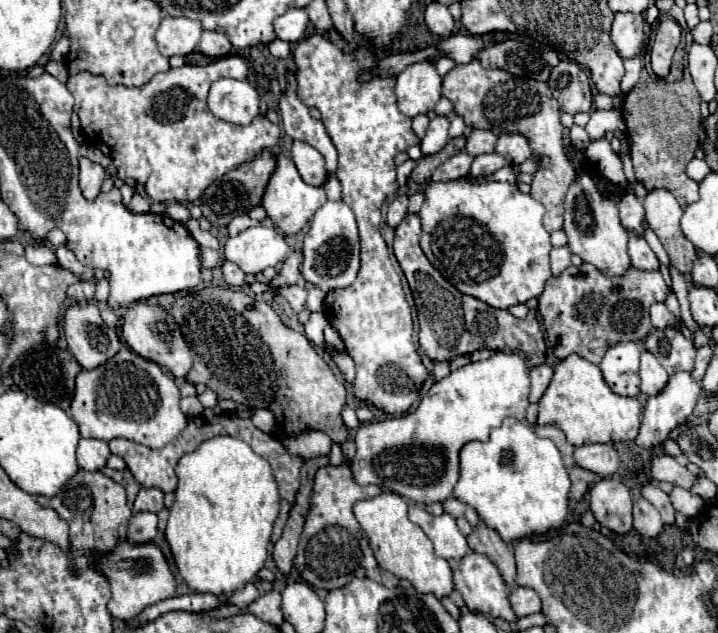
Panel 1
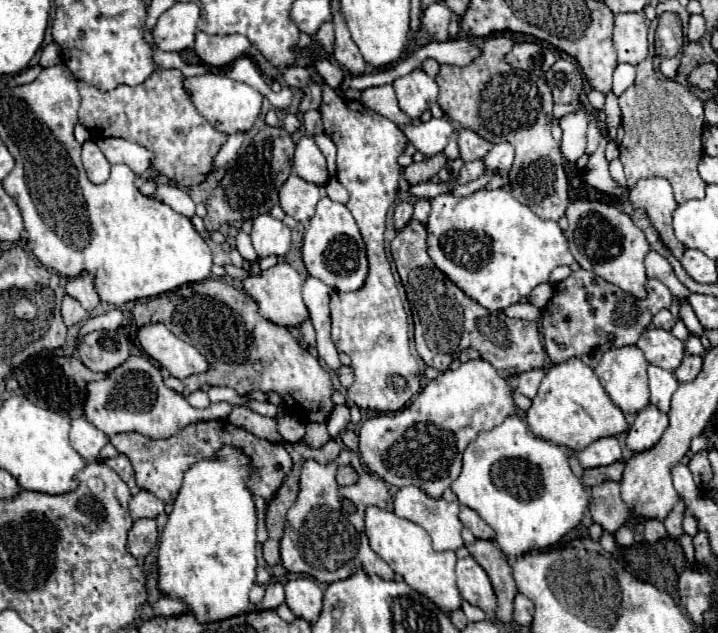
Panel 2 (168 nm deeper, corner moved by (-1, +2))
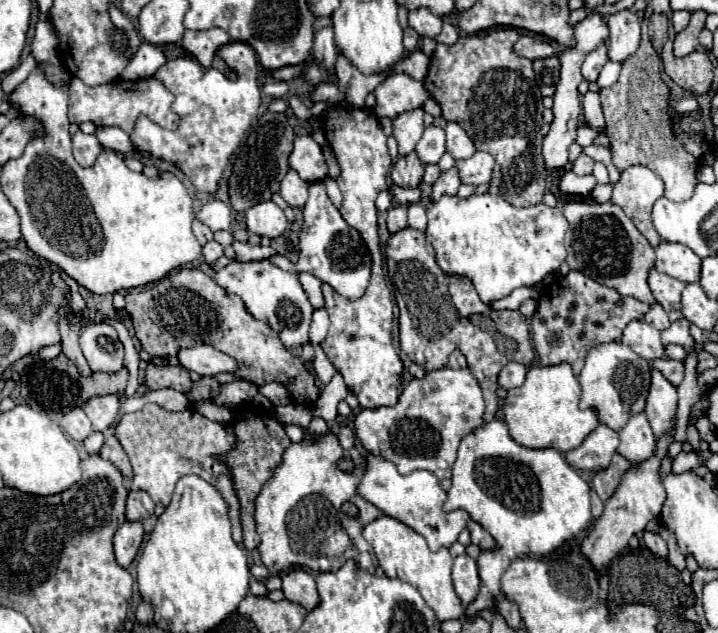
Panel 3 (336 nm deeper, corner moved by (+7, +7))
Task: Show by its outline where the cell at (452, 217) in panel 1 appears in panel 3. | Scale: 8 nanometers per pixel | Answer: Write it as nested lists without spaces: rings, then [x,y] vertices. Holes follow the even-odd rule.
[[[492,193],[470,195],[468,199],[460,199],[456,195],[442,195],[438,201],[432,201],[428,207],[426,239],[432,243],[436,251],[436,263],[446,273],[468,277],[474,283],[478,297],[490,305],[518,287],[532,287],[540,283],[546,275],[556,273],[566,259],[566,247],[564,247],[566,229],[568,221],[564,219],[562,211],[558,207],[552,209],[544,203],[520,209],[500,199],[500,195]]]

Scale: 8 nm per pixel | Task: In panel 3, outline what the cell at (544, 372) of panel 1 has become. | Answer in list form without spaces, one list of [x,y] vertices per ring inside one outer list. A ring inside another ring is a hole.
[[[508,363],[508,365],[500,371],[498,385],[500,385],[502,389],[520,387],[520,383],[524,383],[524,379],[526,379],[526,373],[528,373],[528,369],[526,369],[522,363]]]

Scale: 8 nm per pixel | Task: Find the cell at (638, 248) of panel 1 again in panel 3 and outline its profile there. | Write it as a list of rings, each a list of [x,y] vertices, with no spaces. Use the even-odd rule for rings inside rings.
[[[652,267],[652,271],[648,273],[648,285],[654,293],[654,299],[666,309],[666,311],[672,311],[672,309],[680,309],[680,295],[684,291],[684,283],[674,279],[674,277],[668,277],[664,273],[660,273],[656,267]]]

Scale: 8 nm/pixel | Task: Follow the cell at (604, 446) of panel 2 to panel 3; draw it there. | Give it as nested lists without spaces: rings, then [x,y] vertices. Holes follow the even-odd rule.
[[[600,423],[584,441],[580,447],[566,453],[566,461],[584,471],[600,471],[610,465],[612,455],[618,447],[618,433],[612,431],[608,425]]]

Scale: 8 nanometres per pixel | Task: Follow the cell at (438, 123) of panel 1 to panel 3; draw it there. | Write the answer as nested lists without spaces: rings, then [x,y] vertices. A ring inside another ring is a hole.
[[[430,125],[424,129],[424,135],[420,143],[416,145],[416,153],[422,163],[438,163],[438,159],[444,155],[444,129],[438,125]]]

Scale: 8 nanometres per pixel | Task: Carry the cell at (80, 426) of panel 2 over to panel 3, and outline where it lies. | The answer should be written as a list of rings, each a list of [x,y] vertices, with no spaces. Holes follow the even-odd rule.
[[[72,409],[68,411],[62,421],[60,421],[62,429],[74,439],[74,441],[84,441],[90,433],[92,433],[92,425],[90,419],[86,417],[86,413],[82,409]]]

